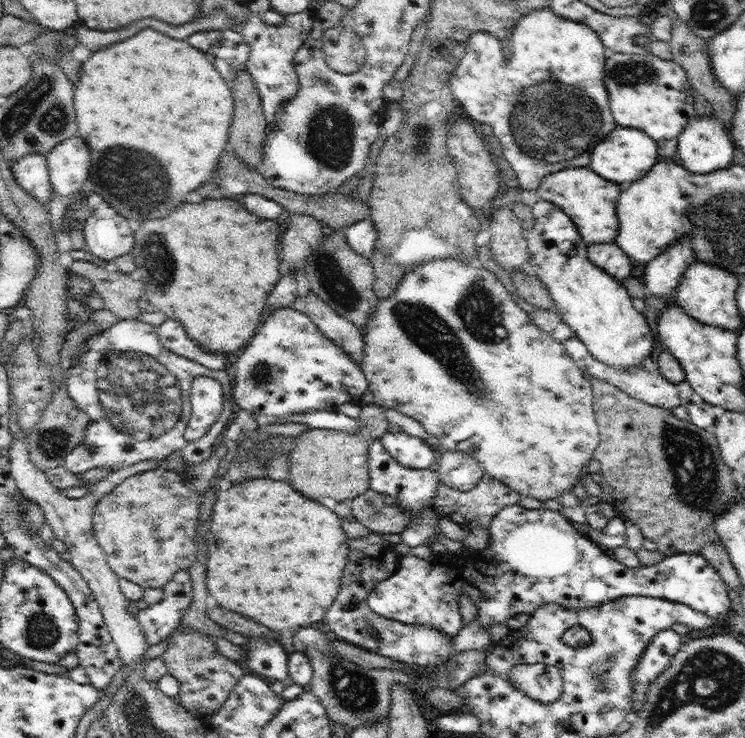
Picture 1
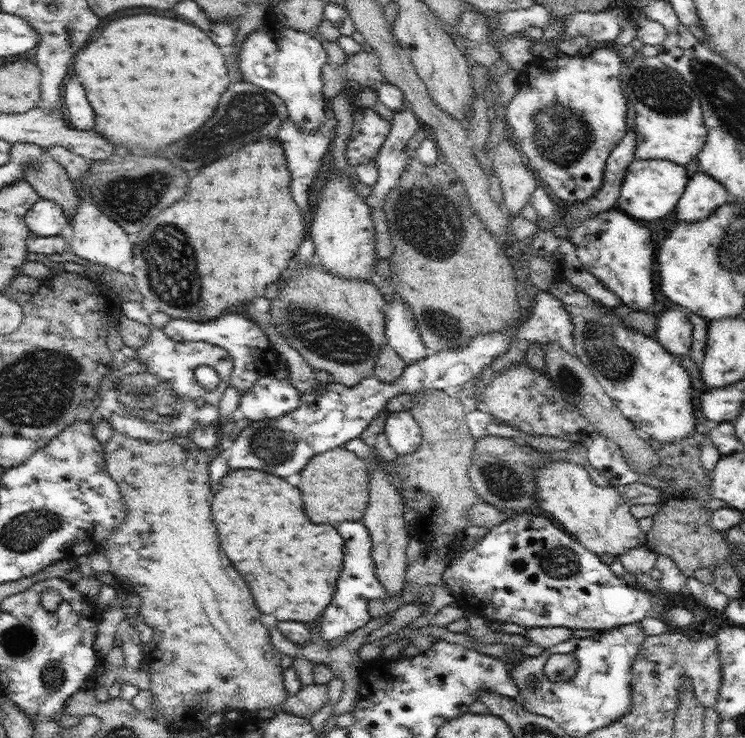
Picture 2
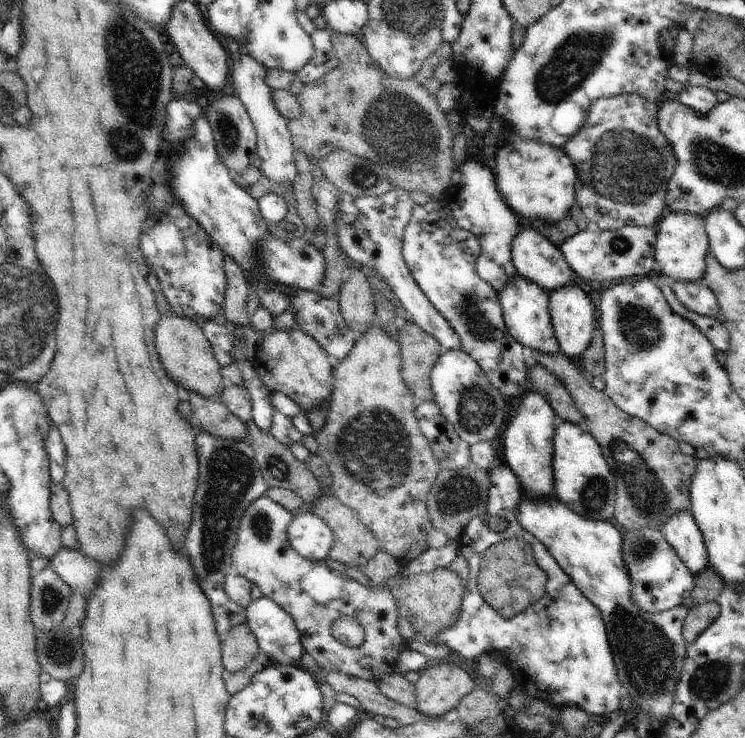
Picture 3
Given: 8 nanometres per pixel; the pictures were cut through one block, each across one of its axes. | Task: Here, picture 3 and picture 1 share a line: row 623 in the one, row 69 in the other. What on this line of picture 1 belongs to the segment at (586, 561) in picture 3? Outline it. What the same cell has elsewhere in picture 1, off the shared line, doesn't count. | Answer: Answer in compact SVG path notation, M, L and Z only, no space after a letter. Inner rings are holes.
M611 52L604 67L604 83L615 123L644 131L656 142L659 157L669 159L677 150L678 136L682 129L697 116L695 96L698 93L692 89L682 65L648 54Z

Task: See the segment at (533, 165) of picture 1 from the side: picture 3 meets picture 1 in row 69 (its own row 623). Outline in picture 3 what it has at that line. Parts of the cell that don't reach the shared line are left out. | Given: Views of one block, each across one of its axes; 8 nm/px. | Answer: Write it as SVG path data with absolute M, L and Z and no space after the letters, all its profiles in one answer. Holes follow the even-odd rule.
M508 465L497 466L490 468L488 478L490 490L486 510L470 520L458 539L459 552L470 568L460 616L456 624L440 632L432 644L444 645L468 659L479 658L482 654L502 654L501 663L512 673L516 686L526 696L547 701L560 714L562 706L574 704L588 716L615 715L620 711L622 690L600 610L574 586L572 578L562 570L546 546L520 526L516 512L523 496L516 474ZM486 516L504 518L508 528L504 532L494 532L486 524ZM511 538L527 540L532 544L534 558L547 574L547 583L544 596L538 602L506 620L482 598L478 590L478 575L482 553L493 544Z

